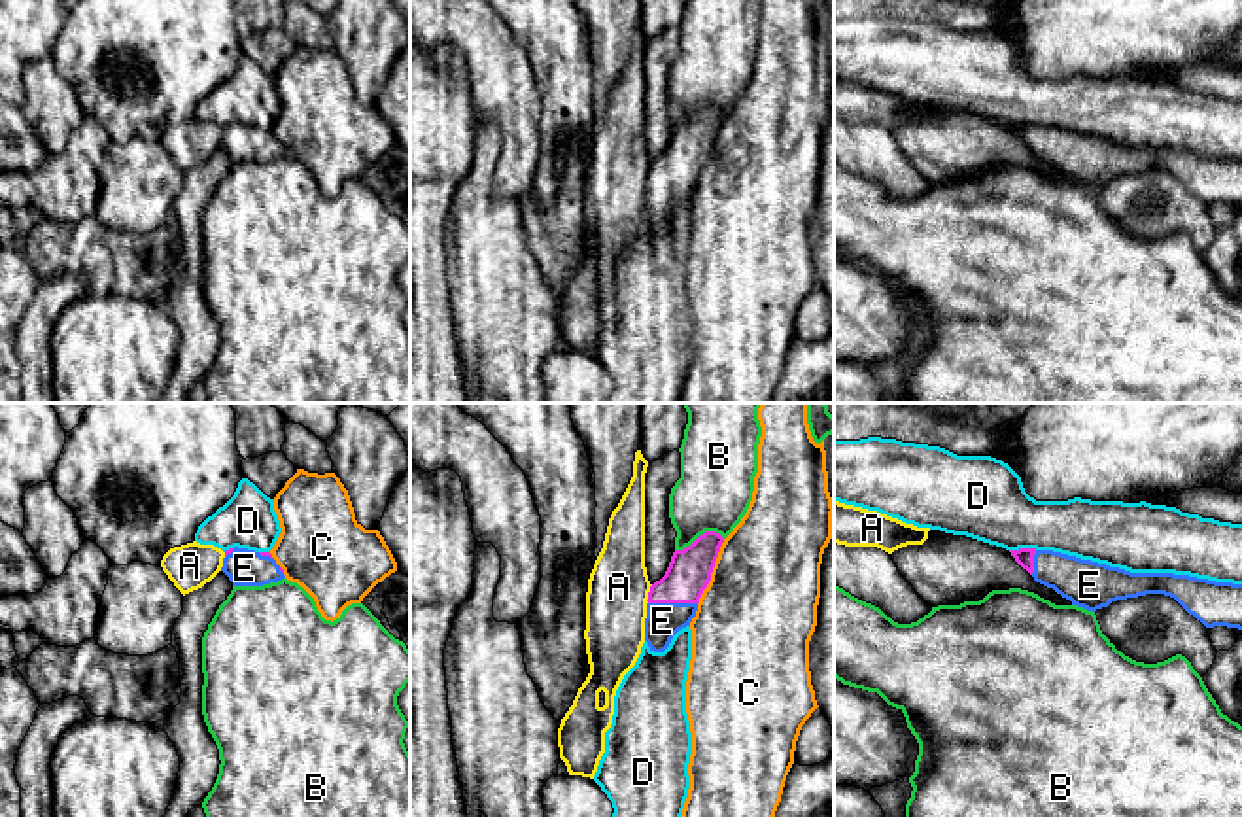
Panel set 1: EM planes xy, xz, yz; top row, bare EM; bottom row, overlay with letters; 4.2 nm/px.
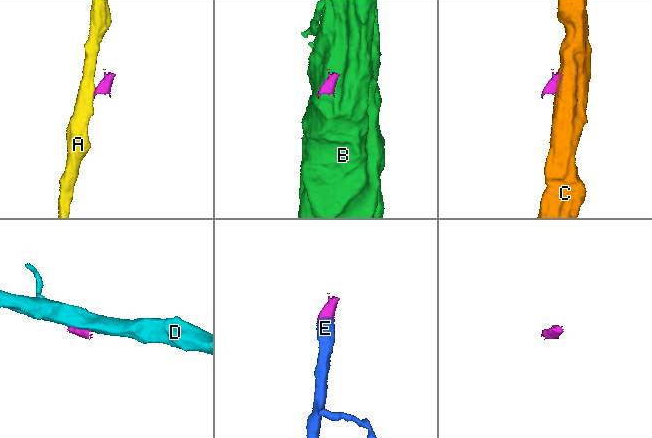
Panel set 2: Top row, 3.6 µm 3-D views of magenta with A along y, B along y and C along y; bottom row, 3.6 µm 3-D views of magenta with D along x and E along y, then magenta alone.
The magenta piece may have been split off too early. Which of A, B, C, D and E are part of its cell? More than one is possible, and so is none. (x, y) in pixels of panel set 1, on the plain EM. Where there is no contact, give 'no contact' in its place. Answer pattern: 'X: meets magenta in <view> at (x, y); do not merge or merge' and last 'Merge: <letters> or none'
A: meets magenta in xz at (649, 171); do not merge
B: meets magenta in xz at (700, 112); do not merge
C: meets magenta in xz at (711, 148); do not merge
D: meets magenta in yz at (1023, 125); do not merge
E: meets magenta in xz at (673, 178); merge
Merge: E

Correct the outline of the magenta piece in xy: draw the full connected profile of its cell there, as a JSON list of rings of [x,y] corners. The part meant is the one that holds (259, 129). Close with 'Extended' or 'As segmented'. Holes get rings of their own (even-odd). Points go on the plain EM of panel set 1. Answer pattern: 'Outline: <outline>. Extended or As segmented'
Outline: [[[248,125],[225,127],[221,148],[233,163],[263,163],[285,155],[284,146],[270,129],[255,129]]]. Extended

